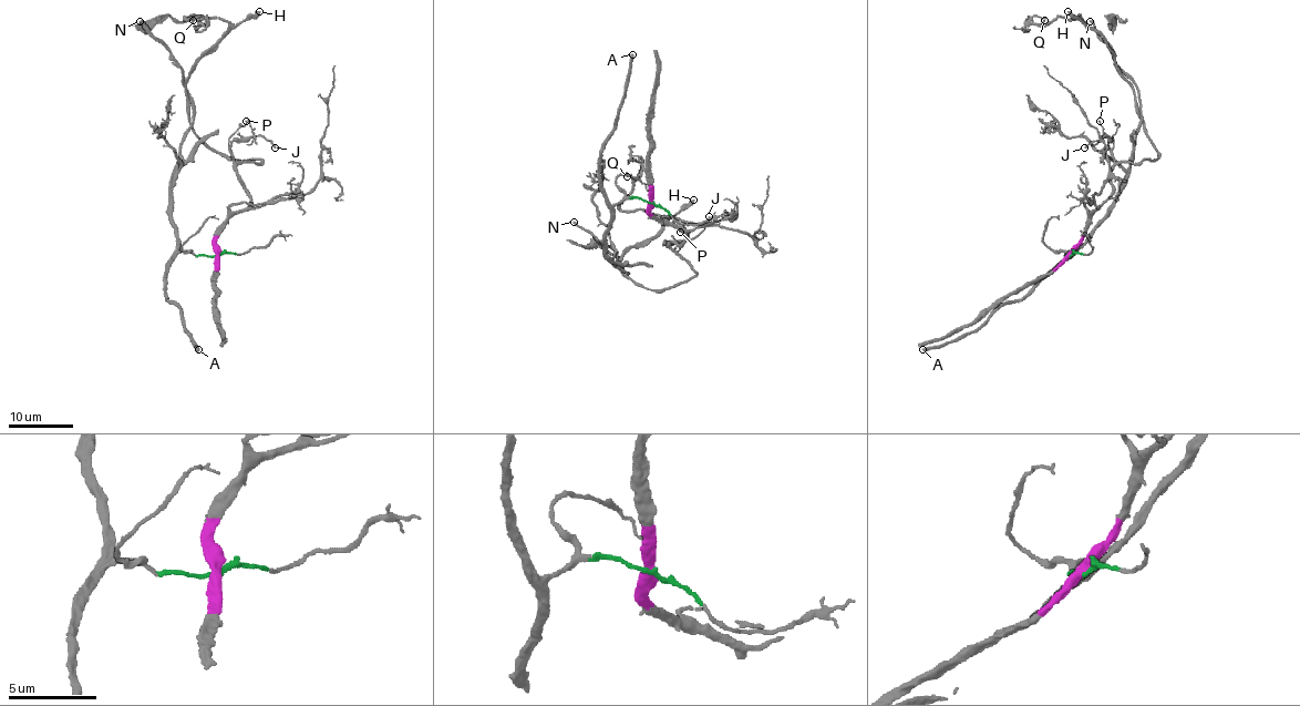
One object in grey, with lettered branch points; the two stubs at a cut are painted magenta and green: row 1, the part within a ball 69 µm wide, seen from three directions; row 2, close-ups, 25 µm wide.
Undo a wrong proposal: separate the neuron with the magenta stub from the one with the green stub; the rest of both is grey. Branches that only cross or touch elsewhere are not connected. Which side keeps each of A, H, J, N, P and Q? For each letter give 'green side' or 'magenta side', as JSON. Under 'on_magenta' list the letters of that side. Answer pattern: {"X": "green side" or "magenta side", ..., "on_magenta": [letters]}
{"A": "green side", "H": "magenta side", "J": "magenta side", "N": "green side", "P": "magenta side", "Q": "magenta side", "on_magenta": ["H", "J", "P", "Q"]}

